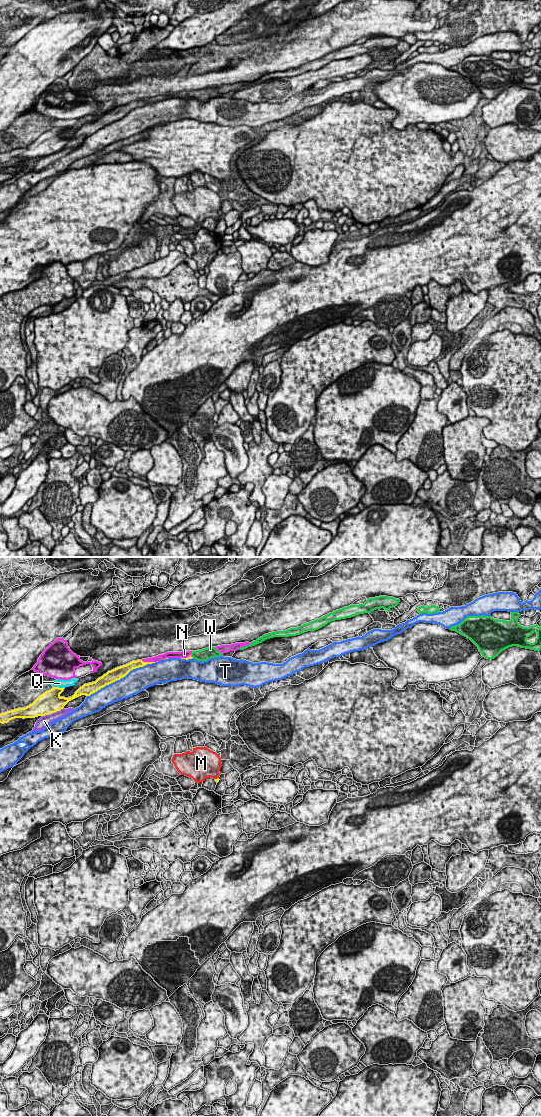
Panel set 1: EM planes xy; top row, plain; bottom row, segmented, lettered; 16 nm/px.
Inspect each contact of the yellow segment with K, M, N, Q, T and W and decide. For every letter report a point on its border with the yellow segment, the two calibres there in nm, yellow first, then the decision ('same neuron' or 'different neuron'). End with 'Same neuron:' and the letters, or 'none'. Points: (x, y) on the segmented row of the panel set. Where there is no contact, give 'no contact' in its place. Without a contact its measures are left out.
K: contact xy (52, 712); calibres 360 and 170 nm; different neuron
M: contact xy (217, 778); calibres 60 and 380 nm; different neuron
N: contact xy (148, 662); calibres 130 and 100 nm; different neuron
Q: contact xy (58, 687); calibres 320 and 130 nm; different neuron
T: contact xy (121, 677); calibres 190 and 380 nm; different neuron
W: contact xy (192, 657); calibres 50 and 190 nm; same neuron
Same neuron: W

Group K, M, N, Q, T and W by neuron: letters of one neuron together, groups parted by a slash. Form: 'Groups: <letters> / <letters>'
Groups: K / M / N / Q / T / W

